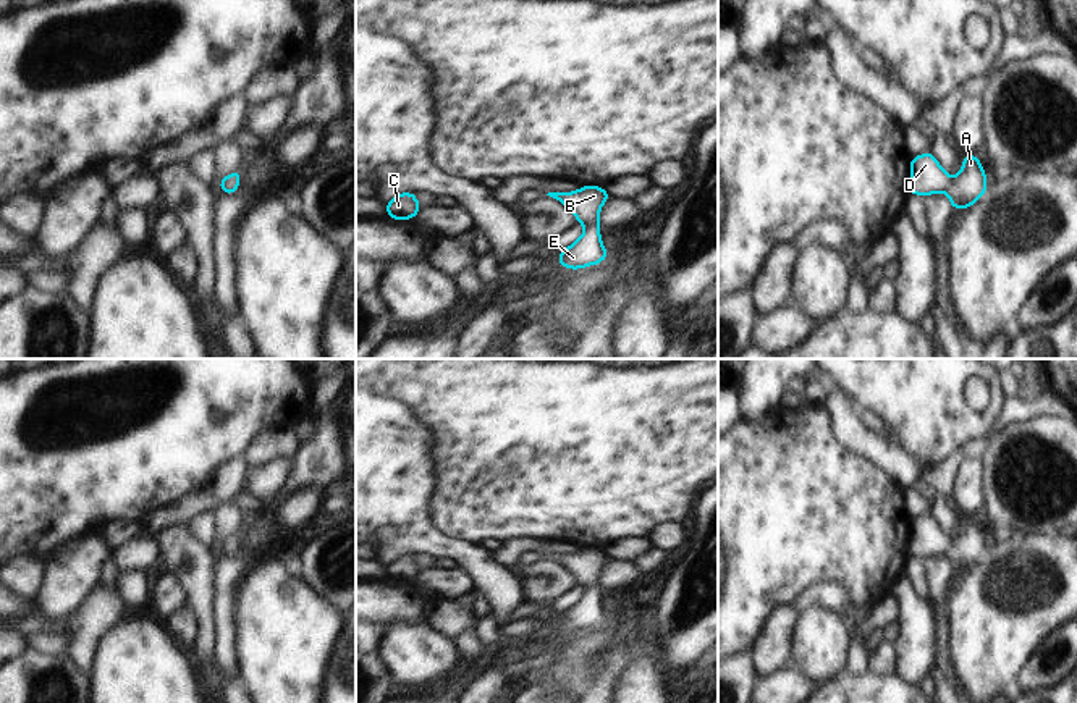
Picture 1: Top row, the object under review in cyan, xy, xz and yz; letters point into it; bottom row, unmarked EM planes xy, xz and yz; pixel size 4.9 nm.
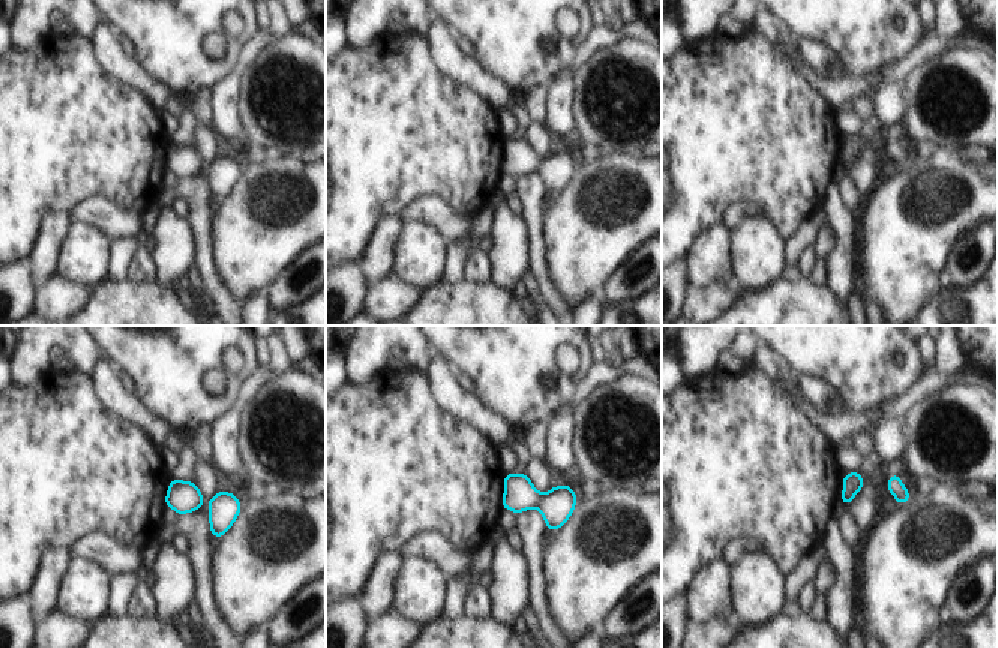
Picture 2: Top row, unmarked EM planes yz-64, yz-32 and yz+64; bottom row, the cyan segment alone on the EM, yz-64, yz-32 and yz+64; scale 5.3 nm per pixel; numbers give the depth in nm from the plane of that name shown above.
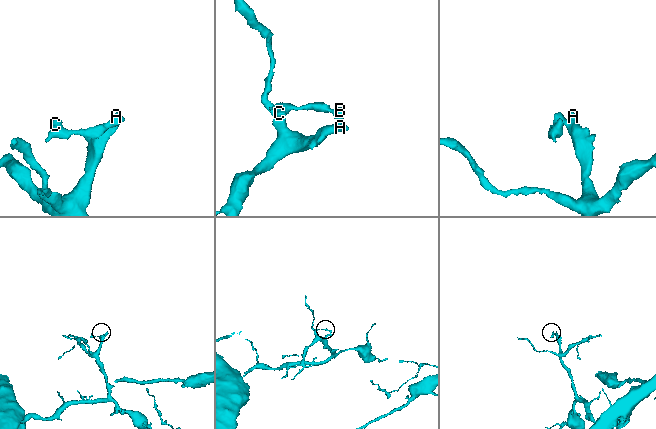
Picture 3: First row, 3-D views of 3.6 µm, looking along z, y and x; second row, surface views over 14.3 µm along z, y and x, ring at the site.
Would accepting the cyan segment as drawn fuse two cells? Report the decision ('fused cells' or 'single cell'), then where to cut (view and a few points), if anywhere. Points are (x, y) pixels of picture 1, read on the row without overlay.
single cell; cut none

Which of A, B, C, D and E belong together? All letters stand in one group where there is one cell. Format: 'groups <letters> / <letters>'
groups A B C D E

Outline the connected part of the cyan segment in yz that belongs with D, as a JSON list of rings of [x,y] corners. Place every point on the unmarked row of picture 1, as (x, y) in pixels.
[[[927,514],[910,520],[910,548],[907,556],[928,559],[933,554],[946,554],[952,570],[964,572],[983,559],[988,548],[980,520],[965,516],[962,532],[956,541],[946,535],[935,517]]]

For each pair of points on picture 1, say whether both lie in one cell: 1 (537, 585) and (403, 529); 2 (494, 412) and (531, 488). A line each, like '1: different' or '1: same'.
1: different
2: same

